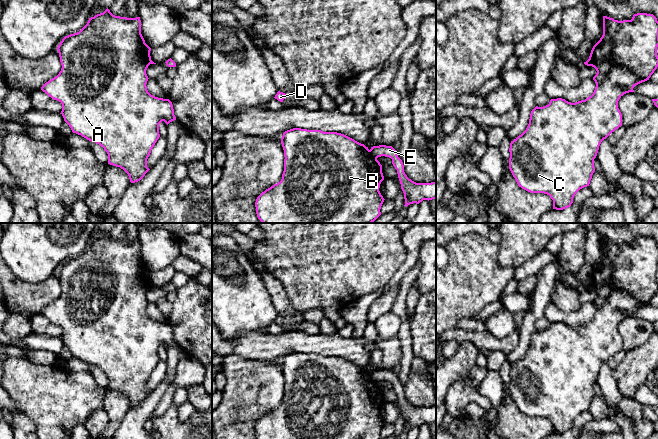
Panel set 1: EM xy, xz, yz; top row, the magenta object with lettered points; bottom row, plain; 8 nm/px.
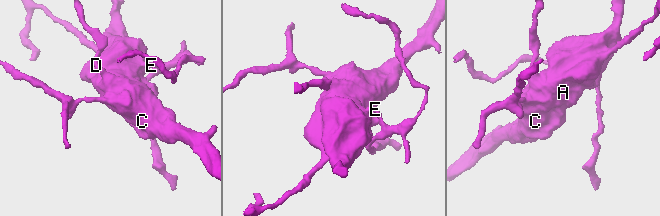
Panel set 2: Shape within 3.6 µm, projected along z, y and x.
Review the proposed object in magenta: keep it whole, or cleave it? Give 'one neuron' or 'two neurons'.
two neurons

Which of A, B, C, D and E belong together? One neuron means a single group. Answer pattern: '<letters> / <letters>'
A B C D / E

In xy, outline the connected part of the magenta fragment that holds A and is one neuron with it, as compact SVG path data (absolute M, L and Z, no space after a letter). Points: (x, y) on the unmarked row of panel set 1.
M107 232L103 237L89 242L87 248L79 256L65 260L58 269L57 274L62 289L61 295L56 301L46 306L41 311L41 314L45 316L49 321L59 325L62 328L61 338L64 342L64 345L69 349L73 357L81 359L87 364L95 366L103 371L108 378L108 388L123 393L128 398L131 407L140 405L150 394L147 391L147 383L151 377L152 372L160 361L159 348L164 345L168 349L170 346L176 344L172 326L169 323L155 321L151 319L147 314L146 308L149 302L146 298L146 294L151 288L151 272L145 267L145 264L141 258L140 241L127 242L115 240Z

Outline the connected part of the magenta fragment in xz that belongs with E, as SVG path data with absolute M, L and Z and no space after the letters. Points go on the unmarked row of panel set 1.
M379 369L370 373L371 380L378 382L381 380L392 383L392 388L397 394L401 413L404 417L405 429L416 427L419 428L423 424L436 423L436 406L416 407L409 403L404 396L402 384L398 381L396 374L392 370Z

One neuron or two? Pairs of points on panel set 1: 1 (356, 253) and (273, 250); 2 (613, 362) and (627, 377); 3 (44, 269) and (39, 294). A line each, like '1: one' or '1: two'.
1: one
2: two
3: two

